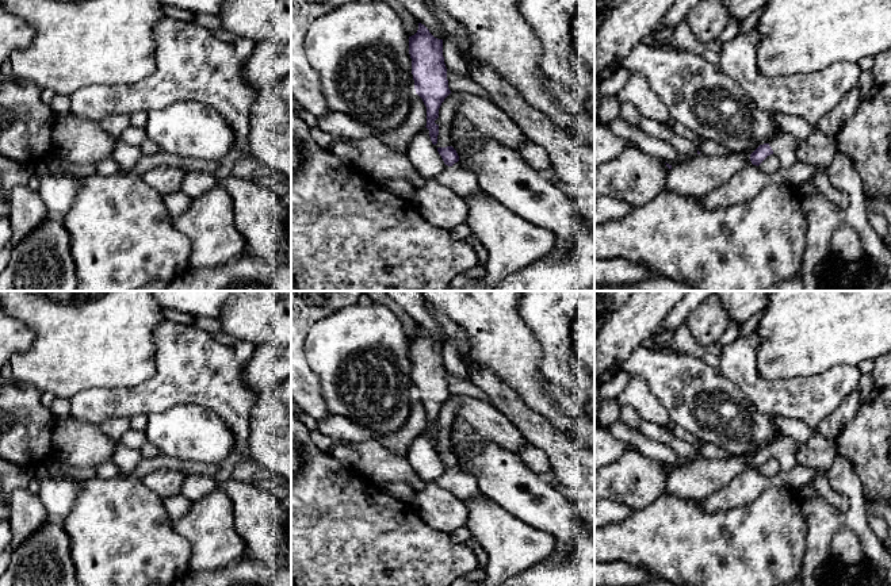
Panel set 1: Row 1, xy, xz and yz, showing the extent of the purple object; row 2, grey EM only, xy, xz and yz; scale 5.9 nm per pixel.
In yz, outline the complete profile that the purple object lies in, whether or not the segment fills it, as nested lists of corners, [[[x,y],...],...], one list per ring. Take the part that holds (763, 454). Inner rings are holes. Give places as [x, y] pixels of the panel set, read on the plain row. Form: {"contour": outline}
{"contour": [[[781,434],[769,447],[760,448],[752,457],[750,464],[753,468],[760,468],[768,459],[775,457],[783,472],[791,471],[796,464],[796,452],[799,444],[791,437]]]}

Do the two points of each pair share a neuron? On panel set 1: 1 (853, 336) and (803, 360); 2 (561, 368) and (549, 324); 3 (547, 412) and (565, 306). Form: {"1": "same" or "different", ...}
{"1": "same", "2": "same", "3": "different"}

